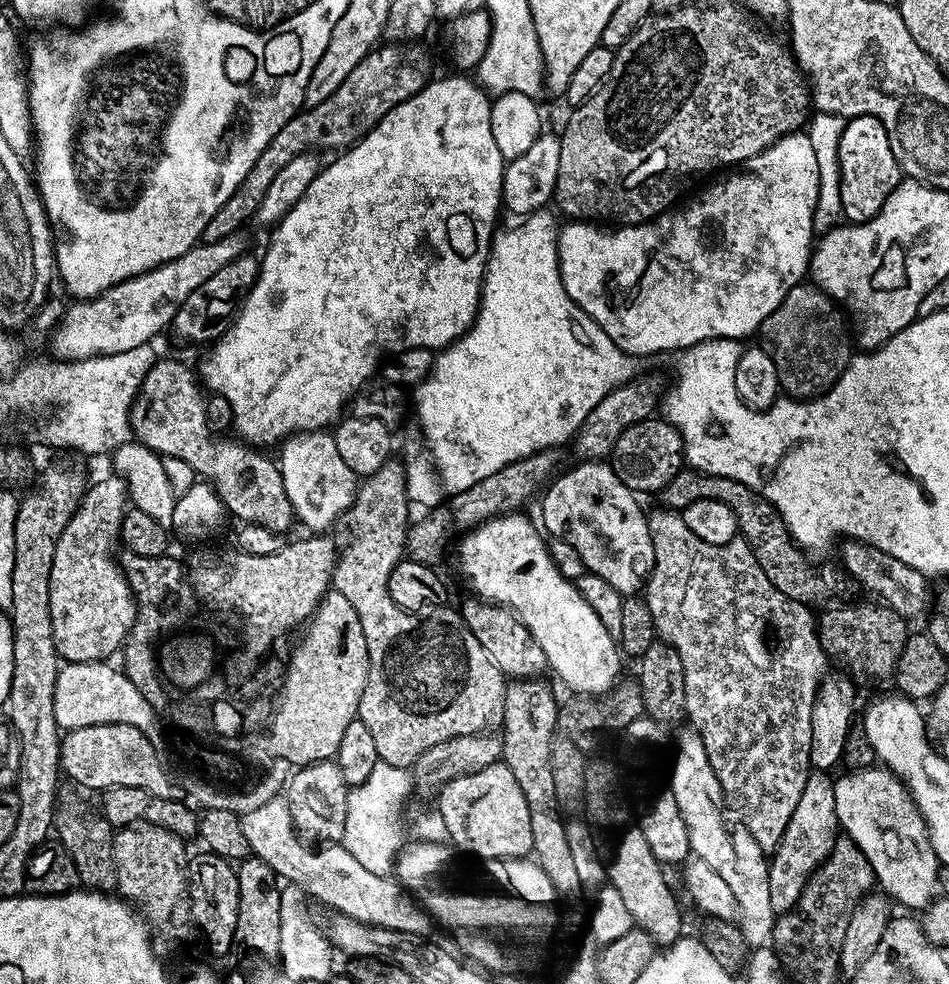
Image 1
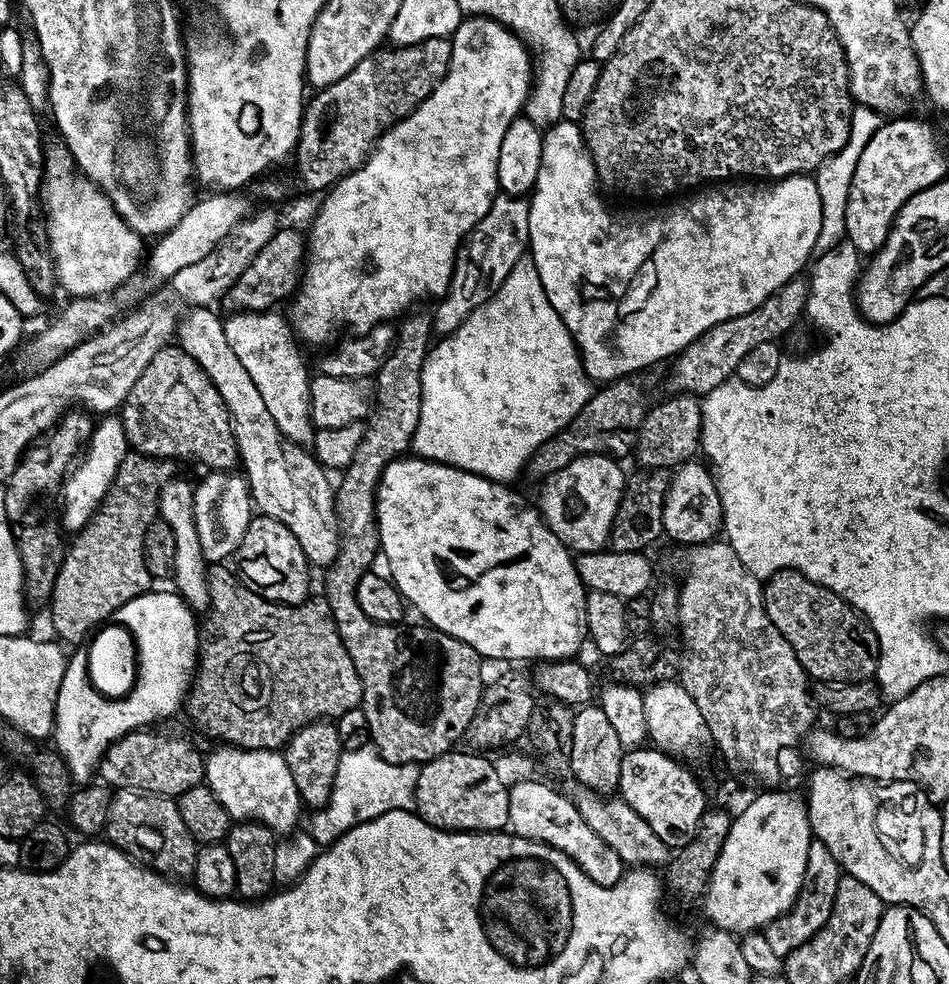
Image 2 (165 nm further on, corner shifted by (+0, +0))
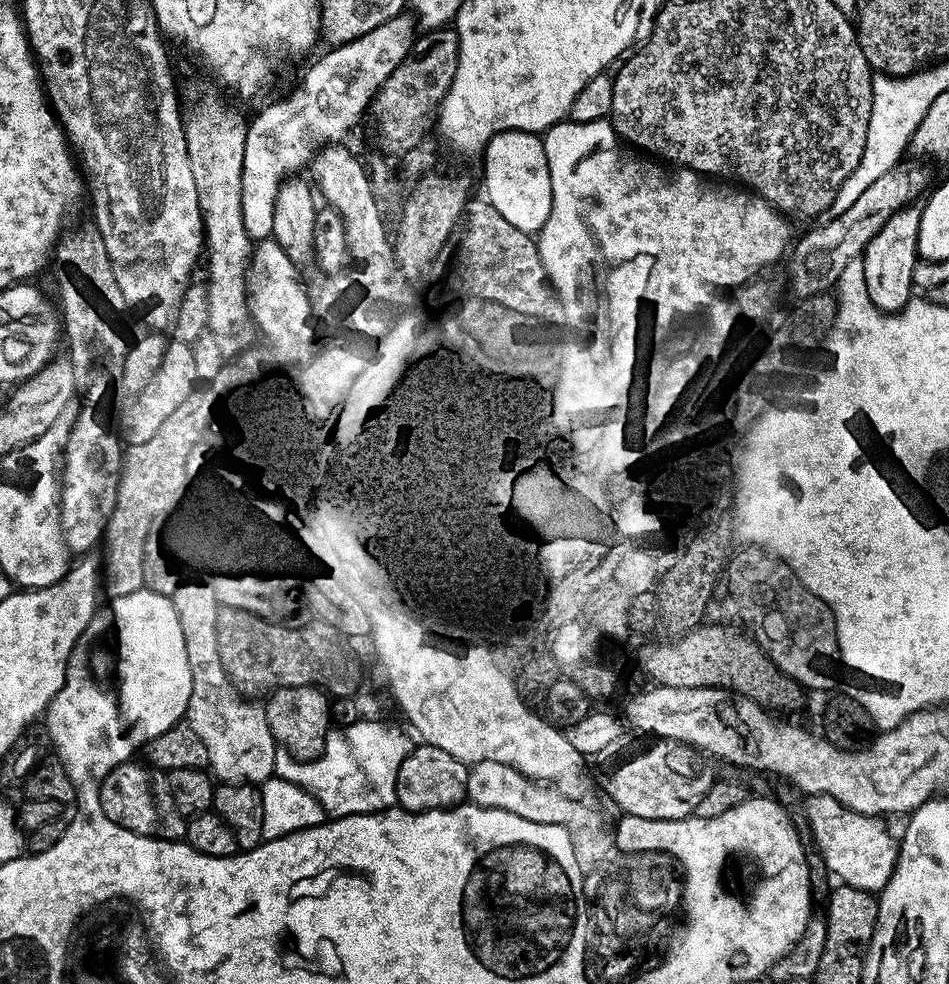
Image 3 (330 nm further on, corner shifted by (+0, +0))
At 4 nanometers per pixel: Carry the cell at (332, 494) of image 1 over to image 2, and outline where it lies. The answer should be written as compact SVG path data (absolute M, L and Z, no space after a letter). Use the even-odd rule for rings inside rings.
M276 310L266 312L234 312L224 320L226 342L230 342L238 362L246 366L246 374L258 386L258 394L266 401L266 407L278 422L278 430L295 444L313 443L314 425L311 418L310 373L300 357L301 345L294 335L289 321ZM297 344L297 345L296 345ZM300 347L300 348L299 348Z

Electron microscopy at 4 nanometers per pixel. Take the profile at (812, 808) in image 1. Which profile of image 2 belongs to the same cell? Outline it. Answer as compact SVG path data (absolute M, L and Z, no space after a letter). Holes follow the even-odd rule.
M813 839L808 857L806 858L806 874L800 887L800 893L796 896L796 901L792 904L791 910L783 912L777 920L770 920L762 929L770 950L782 958L788 956L798 946L802 946L822 926L826 926L826 918L830 918L830 910L834 910L834 898L838 894L838 882L842 875L840 863L826 850L826 846L820 840Z

